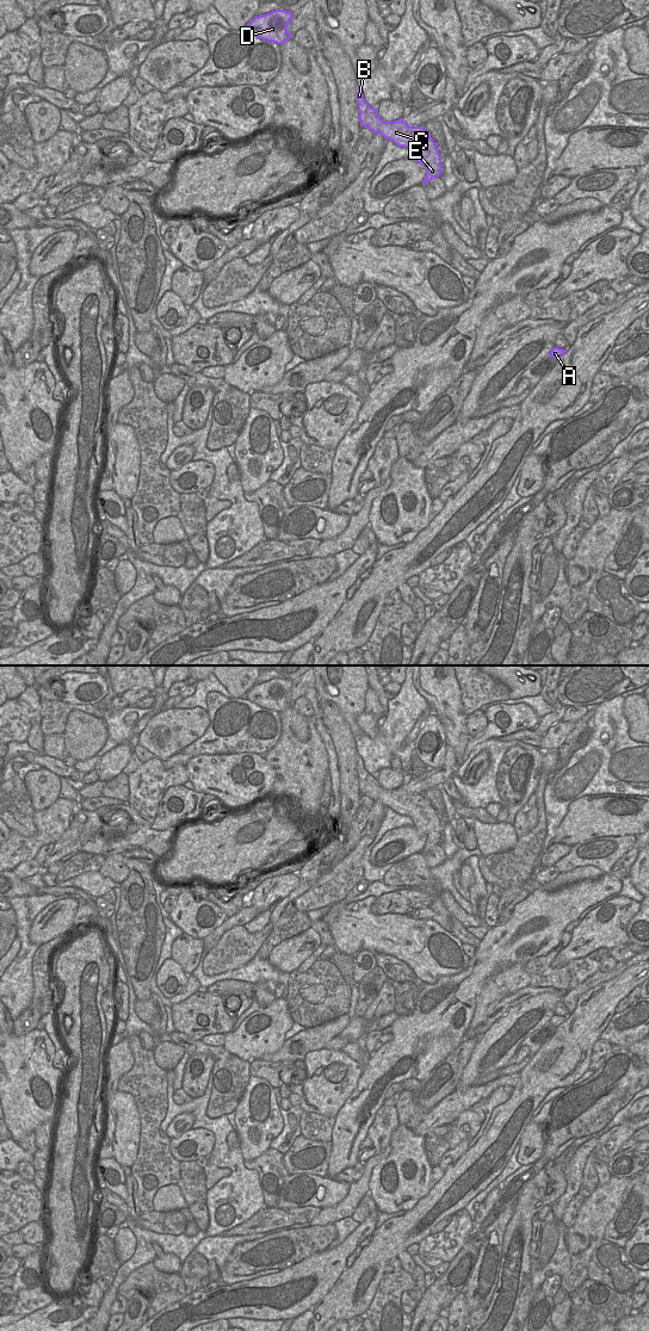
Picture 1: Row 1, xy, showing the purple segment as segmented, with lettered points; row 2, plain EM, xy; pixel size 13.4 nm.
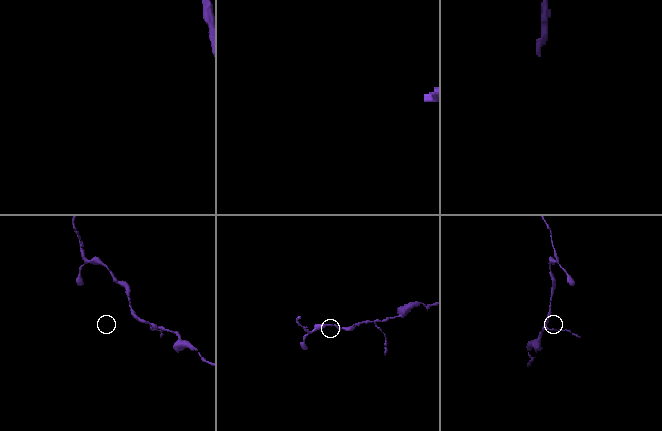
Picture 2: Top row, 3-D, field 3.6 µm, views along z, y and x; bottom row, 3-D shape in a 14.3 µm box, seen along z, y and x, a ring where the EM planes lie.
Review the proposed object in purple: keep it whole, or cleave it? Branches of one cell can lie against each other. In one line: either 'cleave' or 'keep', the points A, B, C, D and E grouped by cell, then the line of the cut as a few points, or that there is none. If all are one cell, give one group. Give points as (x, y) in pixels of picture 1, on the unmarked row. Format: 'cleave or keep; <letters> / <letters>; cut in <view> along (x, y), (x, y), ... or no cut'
keep; A B C D E; no cut

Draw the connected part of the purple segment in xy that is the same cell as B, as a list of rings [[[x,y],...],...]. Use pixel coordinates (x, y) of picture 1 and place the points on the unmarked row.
[[[358,755],[357,772],[360,793],[373,801],[381,801],[396,813],[412,818],[418,831],[424,832],[426,844],[422,853],[441,842],[441,827],[435,810],[422,794],[409,794],[402,786],[394,790],[384,790],[364,767],[363,759]]]

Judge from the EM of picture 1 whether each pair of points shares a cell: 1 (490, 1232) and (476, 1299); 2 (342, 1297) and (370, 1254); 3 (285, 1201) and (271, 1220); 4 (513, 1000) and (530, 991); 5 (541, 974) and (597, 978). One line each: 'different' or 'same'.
1: same
2: same
3: different
4: same
5: different

